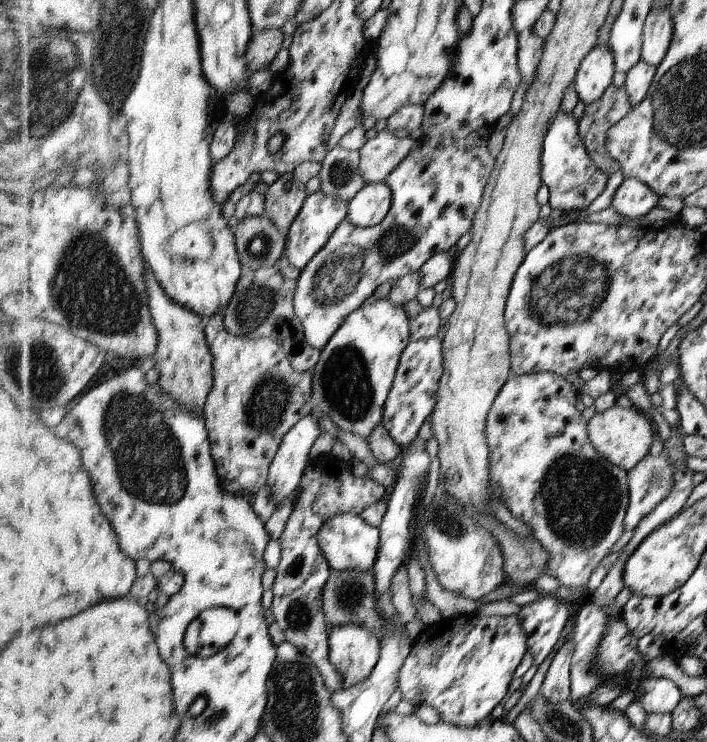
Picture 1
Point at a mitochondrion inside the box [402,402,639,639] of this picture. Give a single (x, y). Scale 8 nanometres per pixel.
(580, 497)

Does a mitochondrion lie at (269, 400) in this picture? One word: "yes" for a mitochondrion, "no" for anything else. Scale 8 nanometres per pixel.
yes

